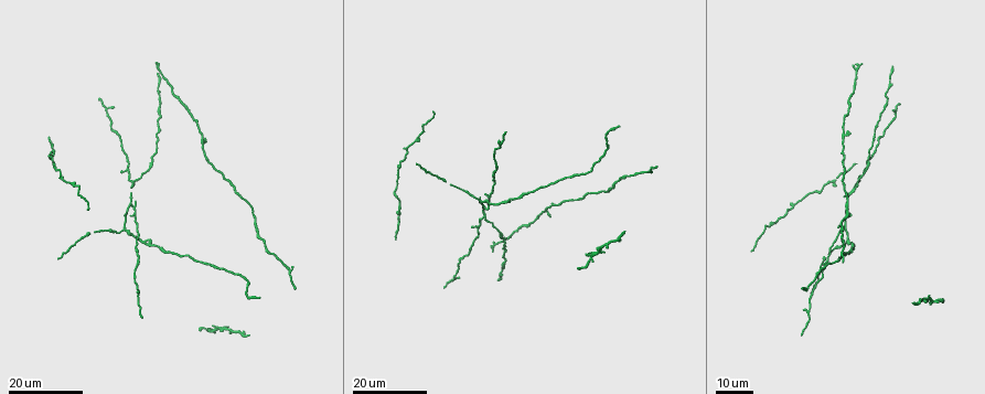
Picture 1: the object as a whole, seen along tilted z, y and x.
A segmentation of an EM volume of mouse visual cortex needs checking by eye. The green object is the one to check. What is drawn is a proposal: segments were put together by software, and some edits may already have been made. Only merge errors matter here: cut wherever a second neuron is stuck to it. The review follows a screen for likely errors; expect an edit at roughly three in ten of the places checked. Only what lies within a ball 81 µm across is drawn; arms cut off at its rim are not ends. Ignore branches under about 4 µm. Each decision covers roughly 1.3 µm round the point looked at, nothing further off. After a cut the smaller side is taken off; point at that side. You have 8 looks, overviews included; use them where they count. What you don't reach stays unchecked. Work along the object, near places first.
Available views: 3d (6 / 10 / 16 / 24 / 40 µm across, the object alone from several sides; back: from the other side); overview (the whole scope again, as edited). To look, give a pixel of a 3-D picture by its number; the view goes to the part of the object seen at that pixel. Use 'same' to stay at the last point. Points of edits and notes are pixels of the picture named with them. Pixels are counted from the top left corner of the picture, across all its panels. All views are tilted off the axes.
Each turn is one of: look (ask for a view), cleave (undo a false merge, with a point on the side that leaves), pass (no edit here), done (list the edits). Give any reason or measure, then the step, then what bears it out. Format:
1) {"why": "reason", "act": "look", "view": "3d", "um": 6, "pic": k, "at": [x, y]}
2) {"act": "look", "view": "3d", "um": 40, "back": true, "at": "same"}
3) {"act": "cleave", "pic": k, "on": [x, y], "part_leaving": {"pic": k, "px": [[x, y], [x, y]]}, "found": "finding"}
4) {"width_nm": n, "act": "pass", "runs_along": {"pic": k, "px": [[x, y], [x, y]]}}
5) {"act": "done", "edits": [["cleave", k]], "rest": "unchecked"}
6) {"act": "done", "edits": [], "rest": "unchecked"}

{"why": "three-way junction", "act": "look", "view": "3d", "um": 24, "pic": 1, "at": [482, 218]}

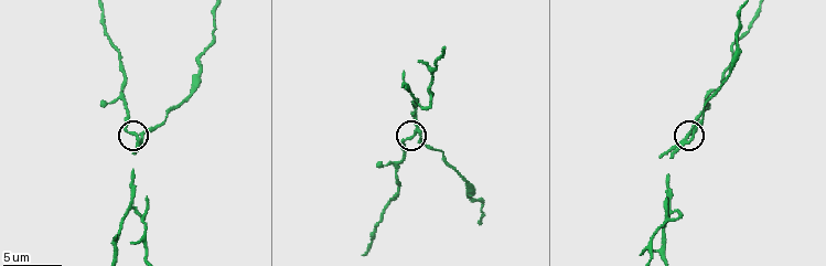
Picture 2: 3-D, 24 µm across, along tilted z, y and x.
{"act": "look", "view": "3d", "um": 6, "pic": 2, "at": [686, 138]}

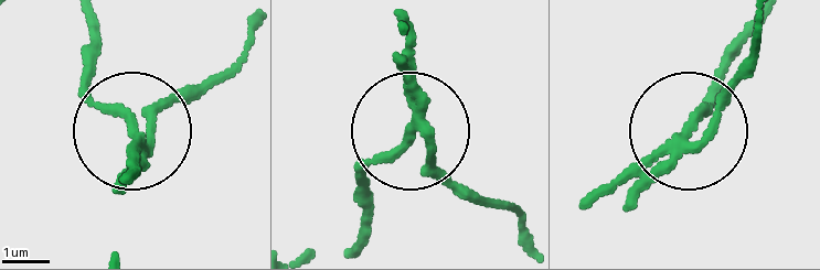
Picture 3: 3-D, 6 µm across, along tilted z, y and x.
{"arms": 3, "act": "cleave", "pic": 3, "on": [156, 114], "part_leaving": {"pic": 3, "px": [[135, 151], [163, 110], [231, 68], [249, 36]]}, "found": "two neurons meet here"}

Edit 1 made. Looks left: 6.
{"act": "look", "view": "overview"}

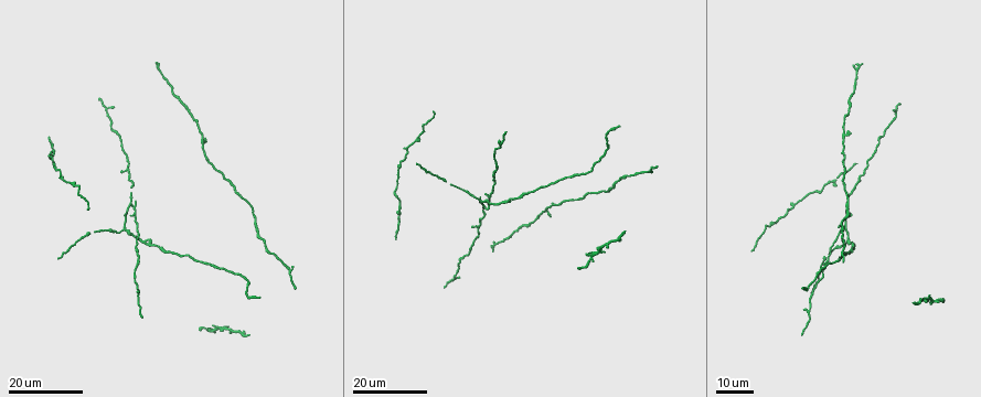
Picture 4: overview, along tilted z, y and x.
{"why": "small branch off a trunk", "act": "look", "view": "3d", "um": 16, "pic": 4, "at": [123, 228]}

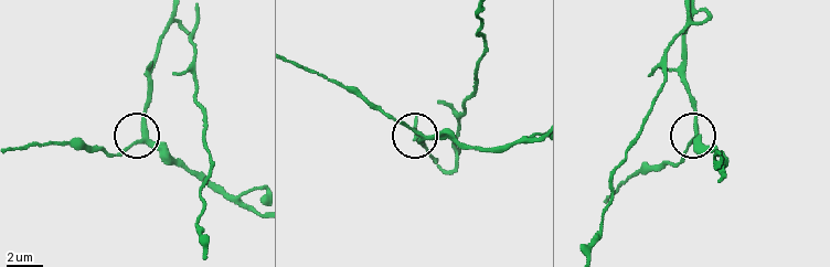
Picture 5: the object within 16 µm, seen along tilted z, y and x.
{"act": "look", "view": "3d", "um": 10, "pic": 5, "at": [421, 137]}

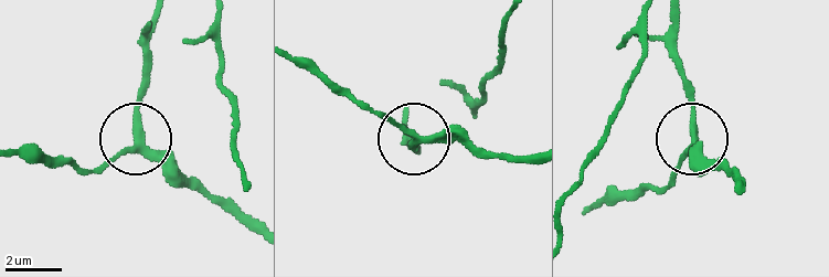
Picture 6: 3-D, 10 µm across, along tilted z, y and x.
{"arms": 3, "act": "pass", "runs_along": {"pic": 6, "px": [[256, 233], [139, 145], [133, 109], [141, 46]]}, "found": "continuous, no second neuron"}

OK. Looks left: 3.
{"why": "a fork", "act": "look", "view": "3d", "um": 16, "pic": 2, "at": [130, 207]}

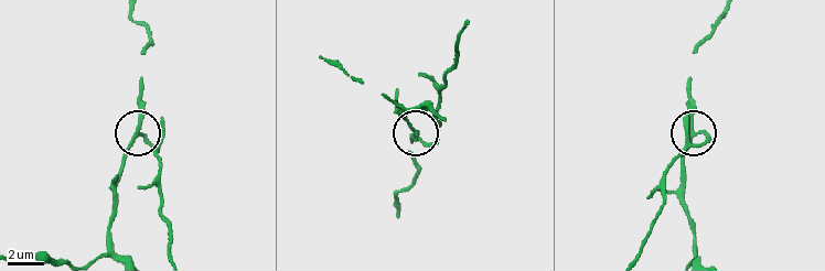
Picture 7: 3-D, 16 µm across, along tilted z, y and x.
{"arms": 3, "act": "cleave", "pic": 7, "on": [161, 126], "part_leaving": {"pic": 7, "px": [[139, 134], [156, 151], [160, 209], [170, 228], [171, 251]]}, "found": "two neurons meet here"}

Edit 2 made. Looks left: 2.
{"act": "done", "edits": [["cleave", 3], ["cleave", 7]], "rest": "unchecked"}

